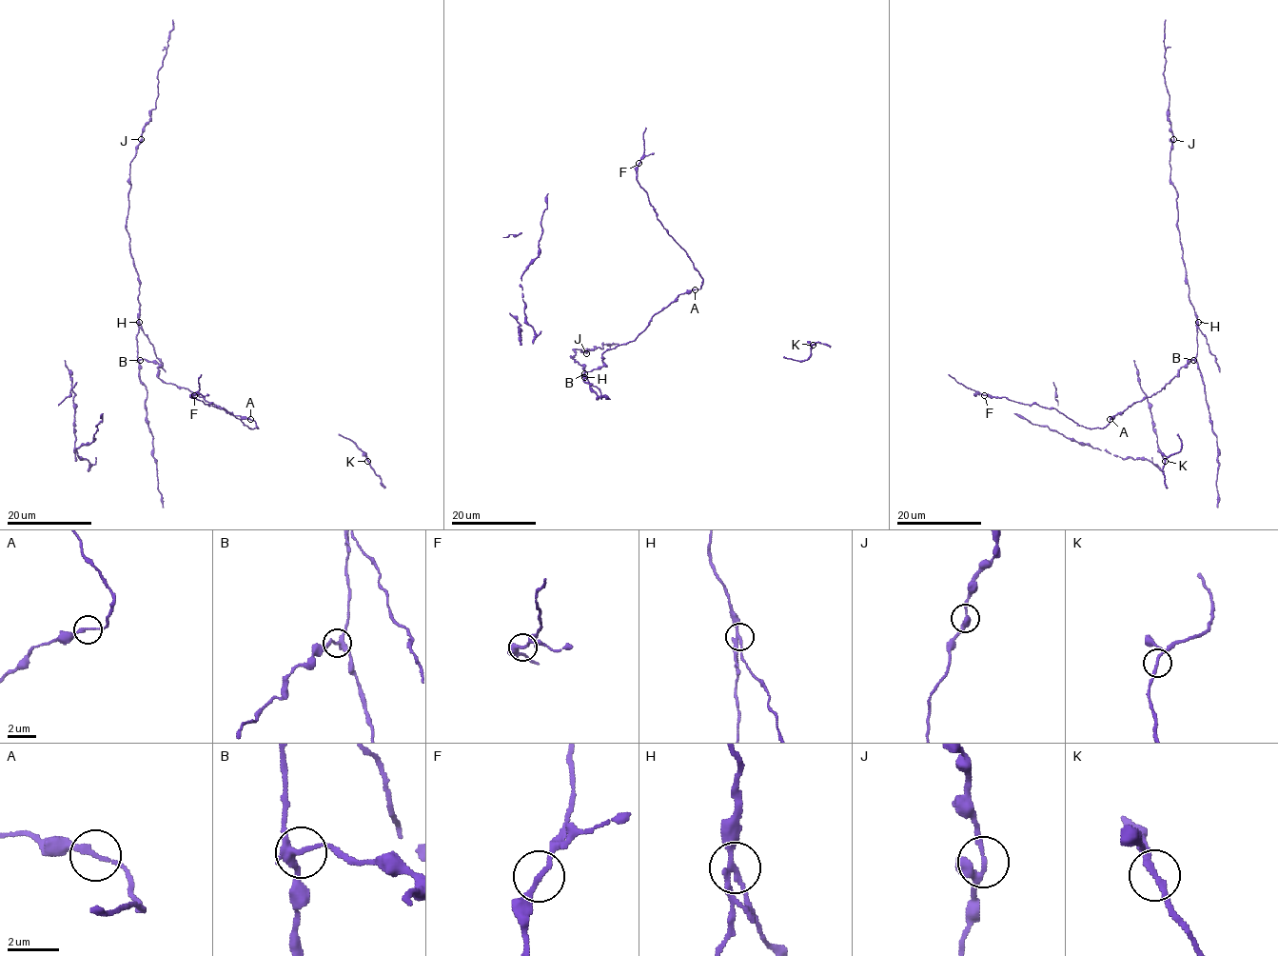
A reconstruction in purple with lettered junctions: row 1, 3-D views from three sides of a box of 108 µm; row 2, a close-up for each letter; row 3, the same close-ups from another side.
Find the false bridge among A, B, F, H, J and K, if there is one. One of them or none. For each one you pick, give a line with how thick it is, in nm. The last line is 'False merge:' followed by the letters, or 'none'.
H: 190 nm thick
False merge: H

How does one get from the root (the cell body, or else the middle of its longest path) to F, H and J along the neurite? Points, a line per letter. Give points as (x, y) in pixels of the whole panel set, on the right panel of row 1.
F: (1191, 359), (1160, 390), (1134, 402), (1113, 416), (1102, 428), (1079, 426), (1055, 408), (984, 395)
H: (1191, 359), (1197, 353), (1198, 322)
J: (1191, 359), (1197, 353), (1197, 314), (1189, 295), (1176, 224), (1176, 191), (1170, 179), (1169, 155), (1173, 139)

